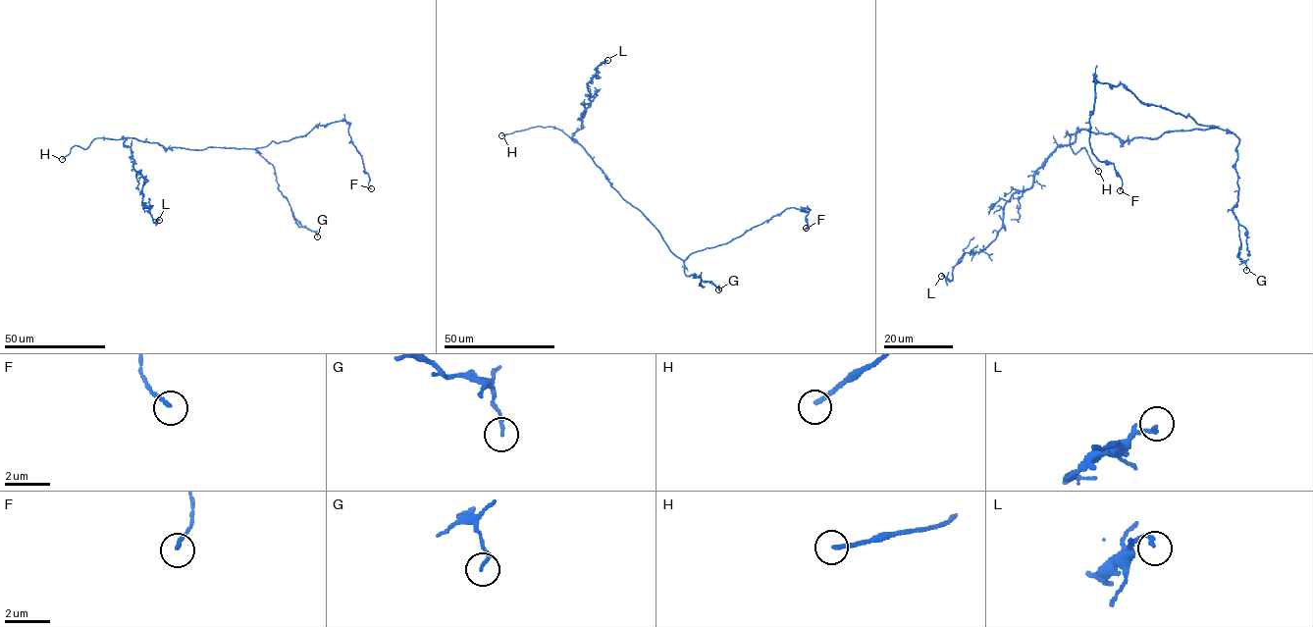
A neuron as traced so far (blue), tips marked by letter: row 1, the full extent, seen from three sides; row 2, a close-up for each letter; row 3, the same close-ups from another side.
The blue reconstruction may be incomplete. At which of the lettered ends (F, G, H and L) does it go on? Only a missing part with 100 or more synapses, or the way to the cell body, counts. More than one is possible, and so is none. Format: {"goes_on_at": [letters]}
{"goes_on_at": ["H"]}

